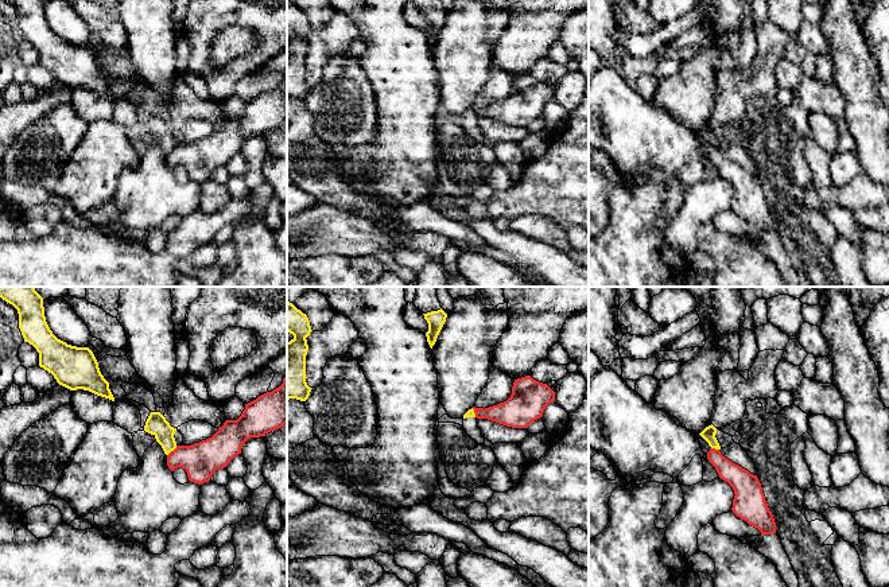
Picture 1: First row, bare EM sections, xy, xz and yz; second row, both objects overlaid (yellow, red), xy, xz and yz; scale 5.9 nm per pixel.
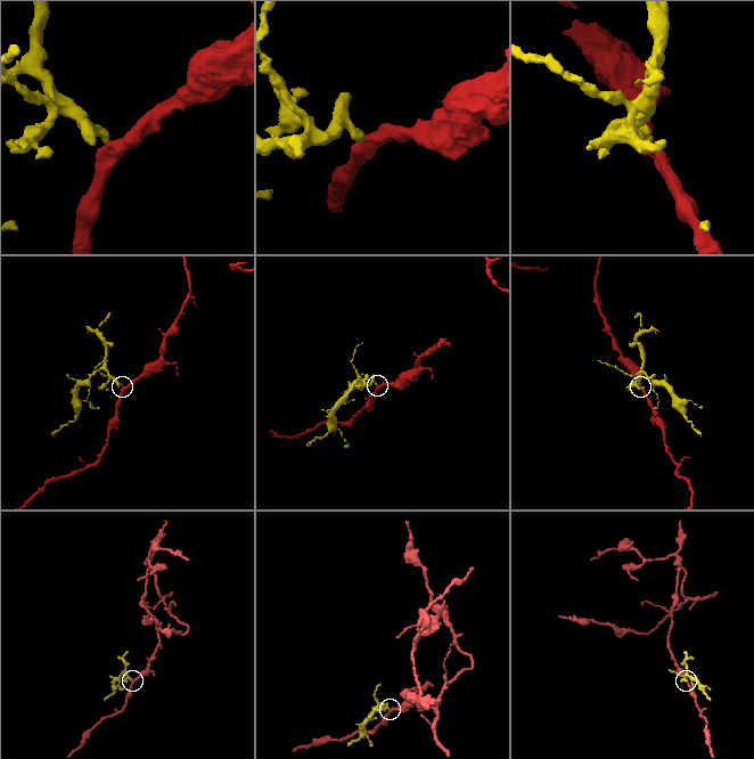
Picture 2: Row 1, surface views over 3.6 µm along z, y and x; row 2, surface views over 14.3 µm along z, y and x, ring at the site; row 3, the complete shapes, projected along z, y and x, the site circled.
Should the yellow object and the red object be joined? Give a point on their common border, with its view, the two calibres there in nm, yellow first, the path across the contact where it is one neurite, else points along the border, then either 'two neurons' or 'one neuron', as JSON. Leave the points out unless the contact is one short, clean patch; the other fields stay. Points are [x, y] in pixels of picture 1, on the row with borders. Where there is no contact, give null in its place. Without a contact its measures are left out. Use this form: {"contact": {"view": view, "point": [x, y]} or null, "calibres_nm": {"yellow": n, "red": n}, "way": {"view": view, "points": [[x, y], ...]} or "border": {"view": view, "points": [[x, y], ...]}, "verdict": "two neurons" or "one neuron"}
{"contact": {"view": "xy", "point": [171, 450]}, "calibres_nm": {"yellow": 130, "red": 220}, "border": {"view": "xy", "points": [[177, 446], [167, 455]]}, "verdict": "two neurons"}

